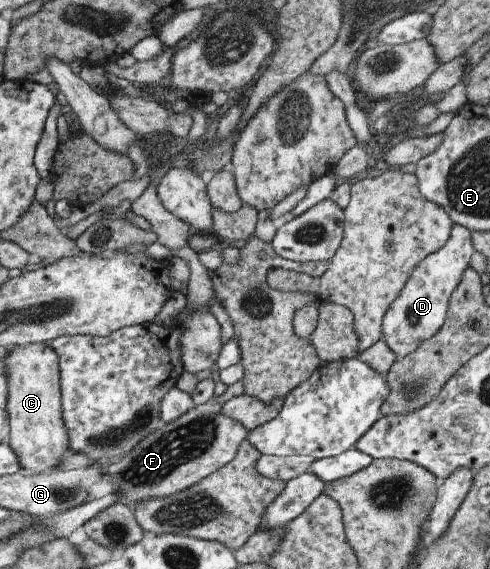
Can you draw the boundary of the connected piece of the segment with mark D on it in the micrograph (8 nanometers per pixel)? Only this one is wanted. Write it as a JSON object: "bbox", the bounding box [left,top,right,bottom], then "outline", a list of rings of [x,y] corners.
{"bbox":[382,224,474,358],"outline":[[[454,224],[447,244],[415,267],[399,296],[387,308],[387,314],[382,322],[382,338],[387,348],[390,348],[397,358],[411,354],[424,340],[435,336],[445,324],[451,294],[459,286],[474,251],[471,231]]]}

